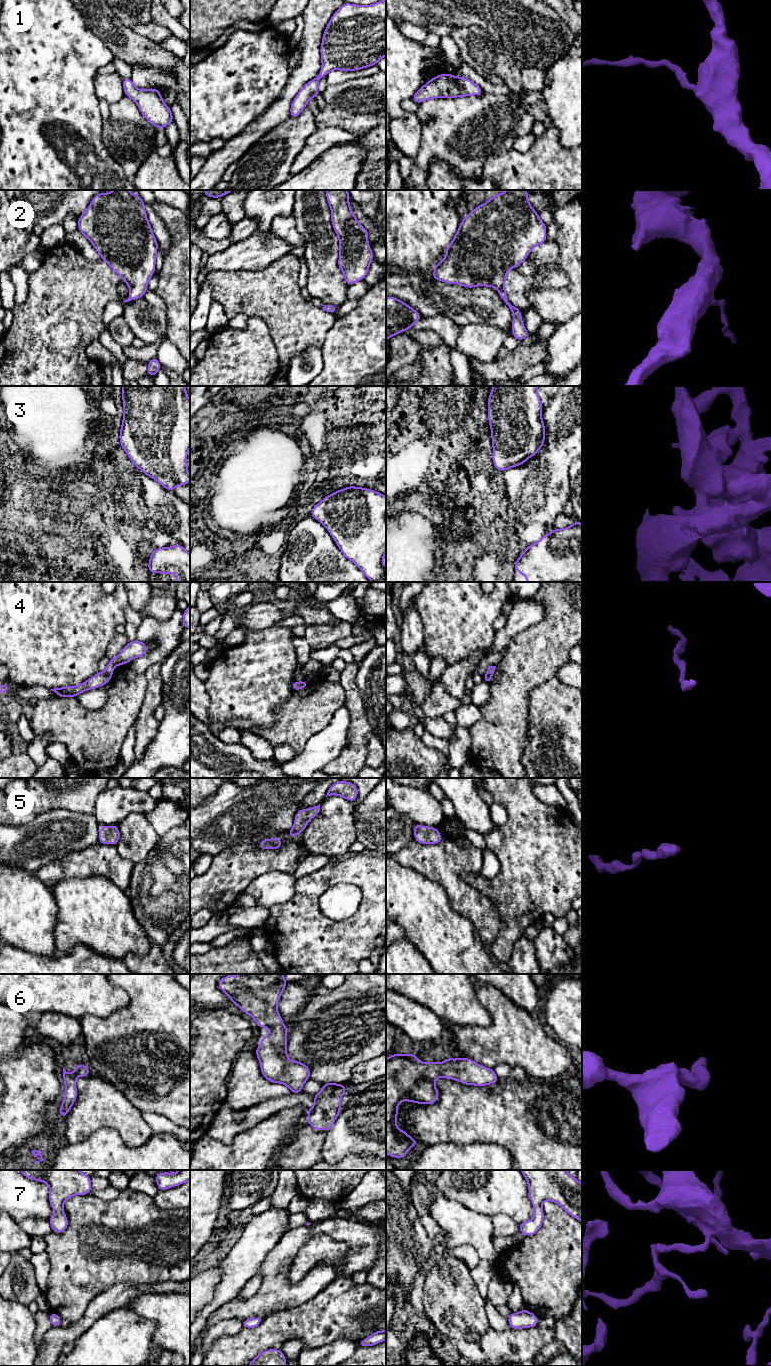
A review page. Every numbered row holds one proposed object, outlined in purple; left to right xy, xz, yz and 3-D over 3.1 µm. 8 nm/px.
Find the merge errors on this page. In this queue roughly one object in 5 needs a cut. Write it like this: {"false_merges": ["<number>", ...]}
{"false_merges": []}

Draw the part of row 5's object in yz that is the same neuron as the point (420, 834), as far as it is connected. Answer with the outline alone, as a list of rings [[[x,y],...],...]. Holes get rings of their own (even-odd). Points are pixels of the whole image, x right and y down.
[[[420,824],[414,825],[414,839],[421,844],[438,844],[442,842],[442,836],[435,827],[424,827]]]

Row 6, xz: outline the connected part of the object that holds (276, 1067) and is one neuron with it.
[[[242,974],[222,977],[218,987],[242,1012],[249,1014],[259,1028],[270,1028],[269,1034],[255,1049],[262,1075],[268,1081],[284,1084],[293,1094],[298,1094],[310,1079],[310,1069],[287,1056],[288,1028],[277,1009],[286,984],[283,974]]]

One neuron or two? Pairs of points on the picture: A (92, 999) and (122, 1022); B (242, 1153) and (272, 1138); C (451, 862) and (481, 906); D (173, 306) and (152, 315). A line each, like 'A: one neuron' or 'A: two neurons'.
A: two neurons
B: one neuron
C: one neuron
D: two neurons

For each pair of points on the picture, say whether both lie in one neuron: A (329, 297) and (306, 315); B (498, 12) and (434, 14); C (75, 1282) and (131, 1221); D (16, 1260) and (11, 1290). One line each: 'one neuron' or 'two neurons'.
A: two neurons
B: one neuron
C: one neuron
D: one neuron

